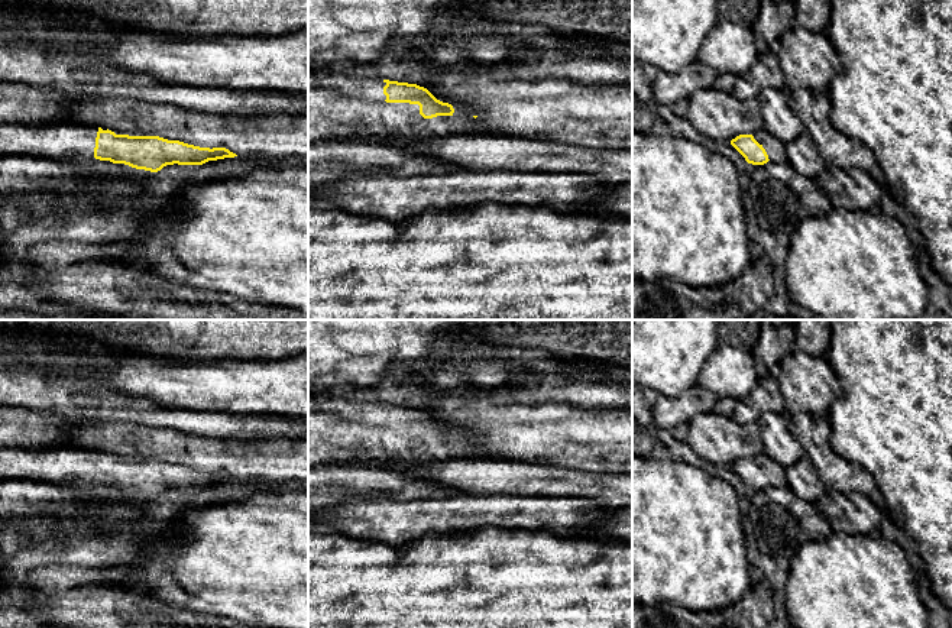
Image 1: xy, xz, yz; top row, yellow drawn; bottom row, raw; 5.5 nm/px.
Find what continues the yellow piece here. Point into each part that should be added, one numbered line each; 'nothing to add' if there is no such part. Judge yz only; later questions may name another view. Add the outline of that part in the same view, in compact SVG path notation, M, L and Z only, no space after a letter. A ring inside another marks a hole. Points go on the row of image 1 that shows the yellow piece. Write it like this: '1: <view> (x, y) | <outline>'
1: yz (776, 151) | M765 129L757 130L754 139L765 149L768 159L774 164L787 161L786 143L770 135Z

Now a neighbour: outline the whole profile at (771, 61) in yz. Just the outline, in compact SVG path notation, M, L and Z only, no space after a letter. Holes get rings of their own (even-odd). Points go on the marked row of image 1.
M771 51L765 55L758 55L758 61L749 69L748 80L757 88L765 88L768 85L783 88L784 77L778 55Z

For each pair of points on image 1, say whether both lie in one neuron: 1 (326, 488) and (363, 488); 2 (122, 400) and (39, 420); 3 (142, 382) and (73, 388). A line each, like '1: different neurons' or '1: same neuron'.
1: same neuron
2: different neurons
3: different neurons

